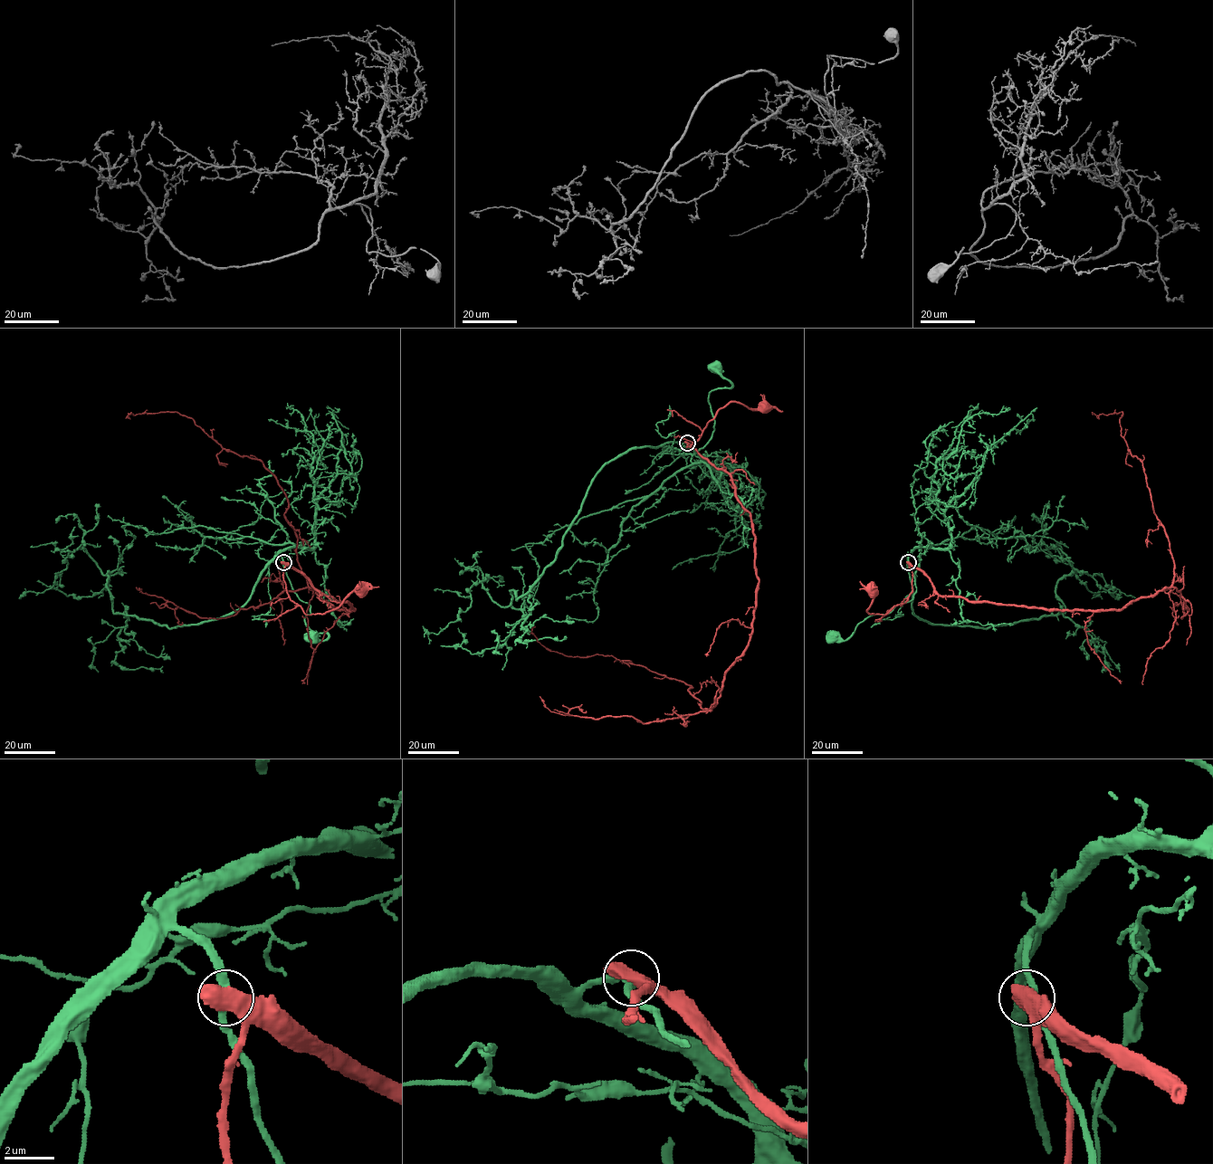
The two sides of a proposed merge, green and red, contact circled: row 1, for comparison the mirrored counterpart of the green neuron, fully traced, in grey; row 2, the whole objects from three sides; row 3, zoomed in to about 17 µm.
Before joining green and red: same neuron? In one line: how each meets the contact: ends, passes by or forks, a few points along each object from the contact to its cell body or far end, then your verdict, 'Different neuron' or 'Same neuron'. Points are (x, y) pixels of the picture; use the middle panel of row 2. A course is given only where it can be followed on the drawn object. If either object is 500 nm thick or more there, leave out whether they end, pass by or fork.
Course of green: (687, 443), (696, 451), (711, 438), (714, 419), (709, 394), (731, 384), (718, 366). Course of red: (687, 443), (687, 447), (690, 447), (719, 410), (730, 402), (757, 408), (762, 404), (764, 405). Different neuron

